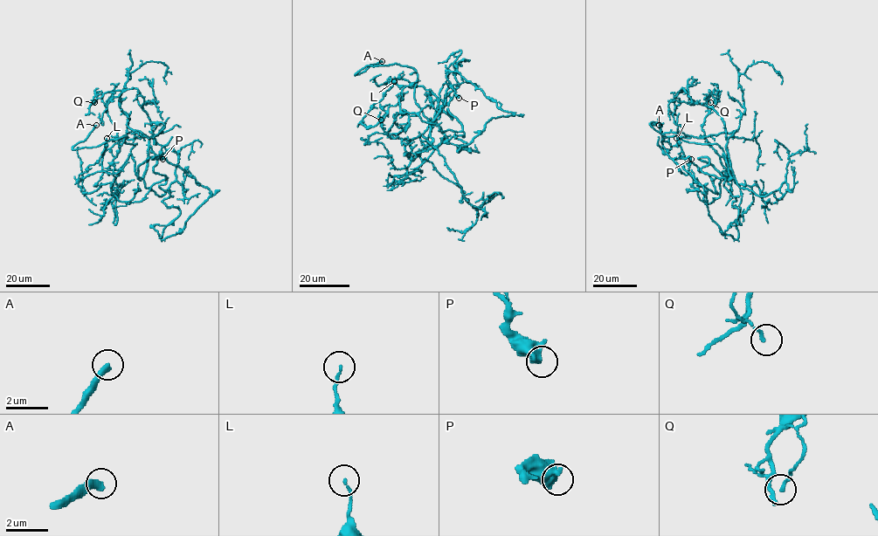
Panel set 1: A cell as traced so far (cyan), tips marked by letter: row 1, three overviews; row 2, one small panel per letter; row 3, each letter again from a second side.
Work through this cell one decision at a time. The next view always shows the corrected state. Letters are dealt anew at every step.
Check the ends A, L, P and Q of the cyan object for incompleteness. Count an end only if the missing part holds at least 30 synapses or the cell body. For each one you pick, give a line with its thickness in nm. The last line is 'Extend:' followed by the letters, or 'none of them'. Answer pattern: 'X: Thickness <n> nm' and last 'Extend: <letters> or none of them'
A: Thickness 360 nm
Extend: A

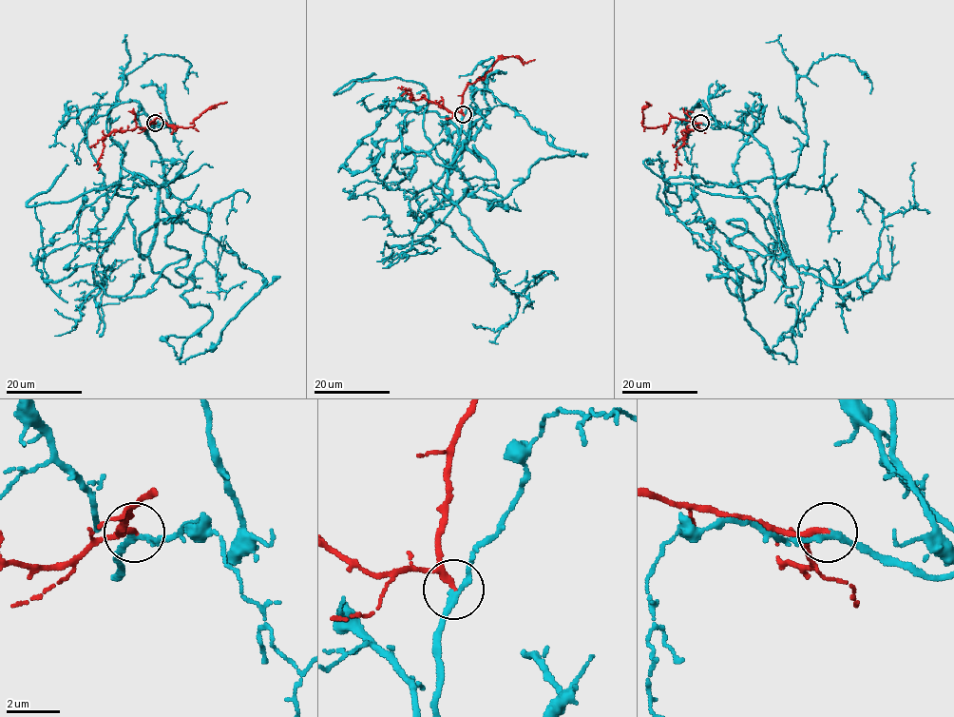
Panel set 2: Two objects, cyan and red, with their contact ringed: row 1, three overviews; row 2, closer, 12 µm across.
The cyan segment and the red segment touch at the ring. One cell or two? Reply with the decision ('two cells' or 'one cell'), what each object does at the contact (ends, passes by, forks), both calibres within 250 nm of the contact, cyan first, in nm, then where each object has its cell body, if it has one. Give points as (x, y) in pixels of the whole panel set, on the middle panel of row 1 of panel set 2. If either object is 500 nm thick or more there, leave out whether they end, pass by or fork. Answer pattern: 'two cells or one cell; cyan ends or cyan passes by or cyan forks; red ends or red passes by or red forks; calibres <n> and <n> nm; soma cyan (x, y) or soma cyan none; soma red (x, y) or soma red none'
one cell; cyan passes by; red passes by; calibres 200 and 180 nm; soma cyan none; soma red none

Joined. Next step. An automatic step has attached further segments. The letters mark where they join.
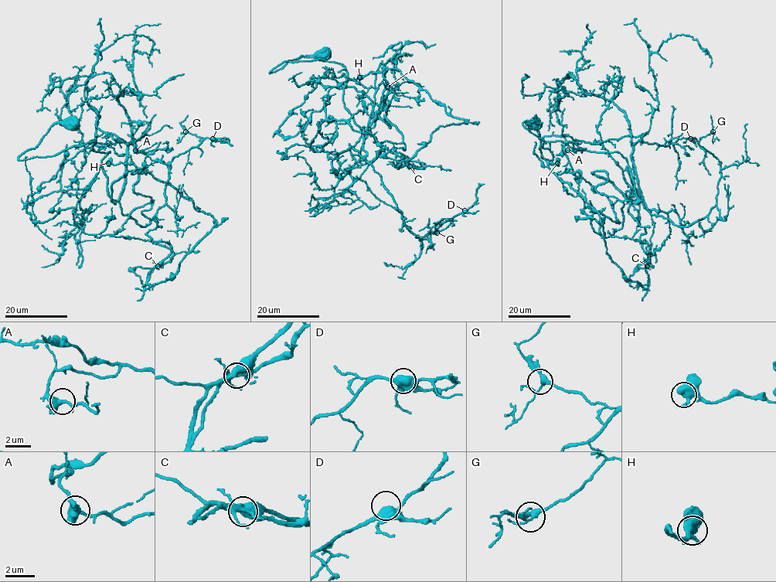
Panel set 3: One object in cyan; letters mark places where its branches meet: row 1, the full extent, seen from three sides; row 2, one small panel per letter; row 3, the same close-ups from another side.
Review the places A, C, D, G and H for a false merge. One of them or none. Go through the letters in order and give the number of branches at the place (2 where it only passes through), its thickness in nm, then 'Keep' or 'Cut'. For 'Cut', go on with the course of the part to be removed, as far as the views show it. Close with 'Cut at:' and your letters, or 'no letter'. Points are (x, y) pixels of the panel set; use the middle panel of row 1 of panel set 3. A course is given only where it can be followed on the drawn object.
A: Branches: 3. Thickness 360 nm. Keep
C: Branches: 4. Thickness 440 nm. Cut. Course of the part to remove: (410, 166), (416, 168), (425, 166), (421, 163), (406, 161), (389, 151), (365, 130), (368, 127)
D: Branches: 4. Thickness 400 nm. Keep
G: Branches: 4. Thickness 280 nm. Keep
H: Branches: 3. Thickness 500 nm. Keep
Cut at: C

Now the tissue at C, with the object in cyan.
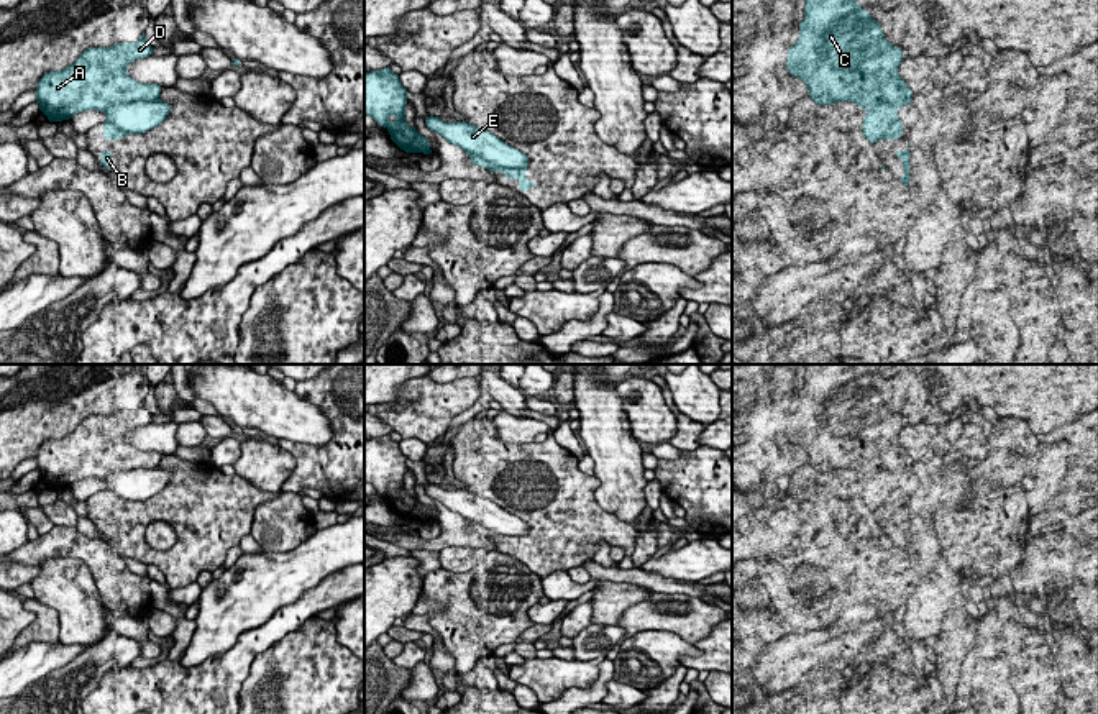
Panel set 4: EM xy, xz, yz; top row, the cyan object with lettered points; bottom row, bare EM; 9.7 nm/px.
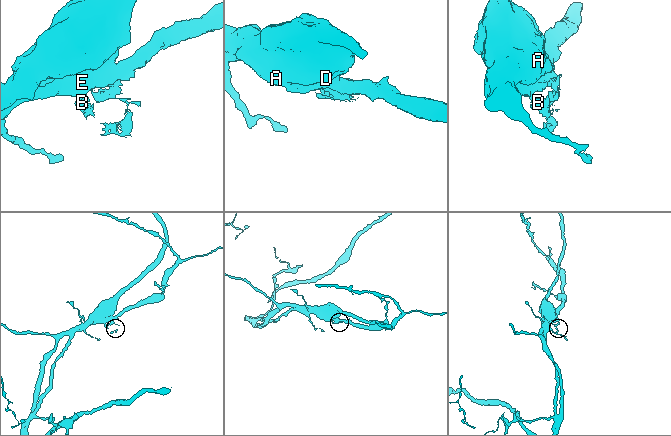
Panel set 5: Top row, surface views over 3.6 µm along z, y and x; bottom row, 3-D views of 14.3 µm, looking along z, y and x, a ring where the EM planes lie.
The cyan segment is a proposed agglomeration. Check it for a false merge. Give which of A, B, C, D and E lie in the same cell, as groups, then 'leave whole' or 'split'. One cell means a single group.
A B C D / E; split

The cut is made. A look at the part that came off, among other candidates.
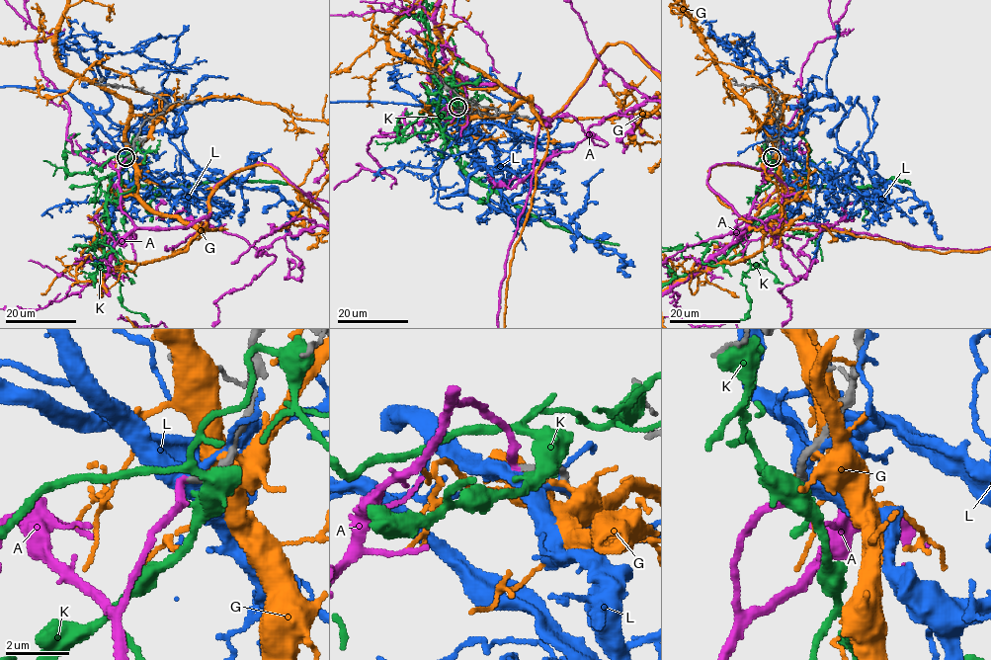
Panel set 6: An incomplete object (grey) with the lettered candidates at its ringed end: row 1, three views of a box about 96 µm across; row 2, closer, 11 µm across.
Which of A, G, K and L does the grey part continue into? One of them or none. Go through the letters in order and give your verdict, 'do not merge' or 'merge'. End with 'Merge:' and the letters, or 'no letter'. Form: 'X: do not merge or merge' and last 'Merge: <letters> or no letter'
A: merge
G: do not merge
K: do not merge
L: do not merge
Merge: A

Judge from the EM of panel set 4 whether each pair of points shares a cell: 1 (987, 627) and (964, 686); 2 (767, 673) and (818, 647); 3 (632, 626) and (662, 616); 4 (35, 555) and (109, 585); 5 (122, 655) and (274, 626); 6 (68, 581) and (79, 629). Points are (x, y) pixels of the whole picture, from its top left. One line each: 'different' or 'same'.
1: same
2: same
3: same
4: same
5: different
6: same

